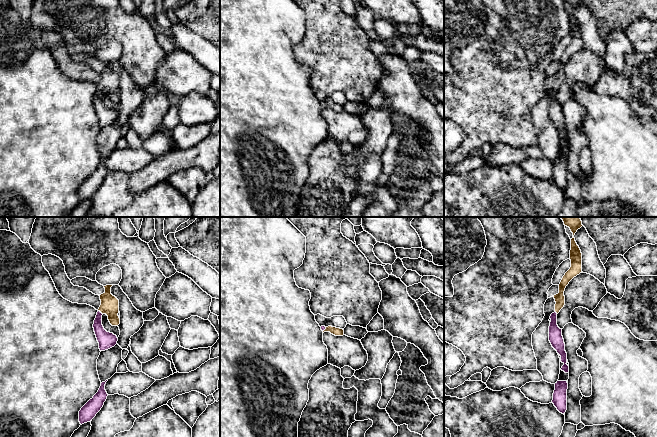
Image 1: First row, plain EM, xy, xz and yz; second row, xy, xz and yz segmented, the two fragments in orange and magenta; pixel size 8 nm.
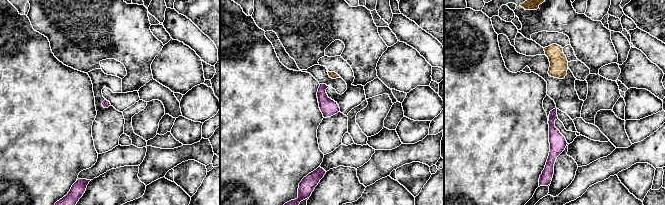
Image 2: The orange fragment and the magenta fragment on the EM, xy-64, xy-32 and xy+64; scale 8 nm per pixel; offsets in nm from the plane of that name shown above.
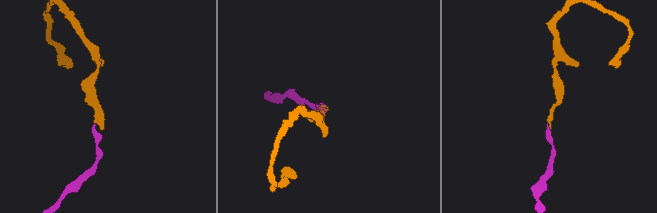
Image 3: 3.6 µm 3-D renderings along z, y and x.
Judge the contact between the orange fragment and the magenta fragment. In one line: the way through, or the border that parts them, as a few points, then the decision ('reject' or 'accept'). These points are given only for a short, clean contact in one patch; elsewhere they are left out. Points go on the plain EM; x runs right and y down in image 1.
way xy (109, 81), (100, 87), (99, 107), (106, 116); accept

